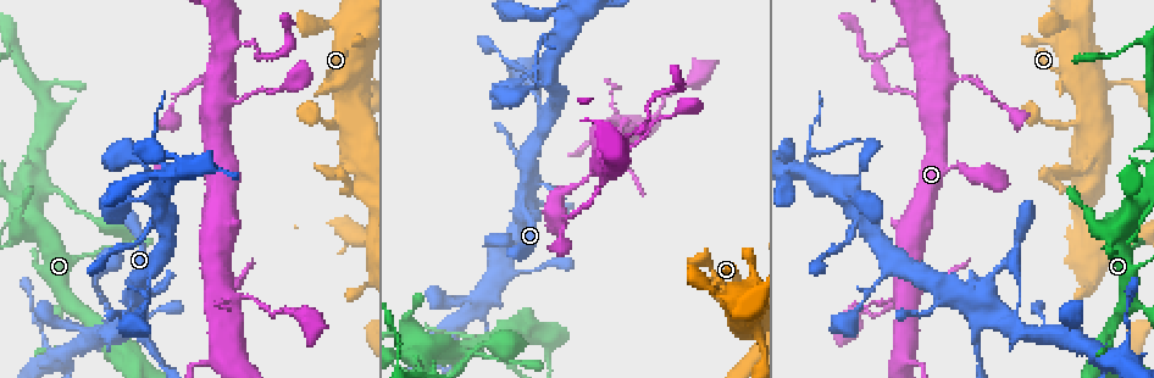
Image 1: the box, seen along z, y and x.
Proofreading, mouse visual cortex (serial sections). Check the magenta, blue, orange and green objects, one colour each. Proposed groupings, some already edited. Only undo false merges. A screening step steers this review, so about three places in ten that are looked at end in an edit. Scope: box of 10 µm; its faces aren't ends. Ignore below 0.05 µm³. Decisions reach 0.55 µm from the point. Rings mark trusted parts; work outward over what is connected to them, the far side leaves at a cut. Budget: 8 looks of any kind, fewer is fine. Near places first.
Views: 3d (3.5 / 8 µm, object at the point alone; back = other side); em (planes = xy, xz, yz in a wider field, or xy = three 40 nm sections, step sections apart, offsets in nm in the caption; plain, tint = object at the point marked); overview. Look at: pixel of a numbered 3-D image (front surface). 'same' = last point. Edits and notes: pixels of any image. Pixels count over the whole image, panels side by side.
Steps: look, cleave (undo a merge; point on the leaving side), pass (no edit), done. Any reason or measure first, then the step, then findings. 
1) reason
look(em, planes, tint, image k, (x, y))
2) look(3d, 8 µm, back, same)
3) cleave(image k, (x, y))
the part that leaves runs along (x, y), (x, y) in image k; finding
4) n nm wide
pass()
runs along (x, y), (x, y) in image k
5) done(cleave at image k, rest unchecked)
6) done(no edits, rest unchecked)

calibre changes
look(3d, 3.5 µm, back, image 1, (958, 80))

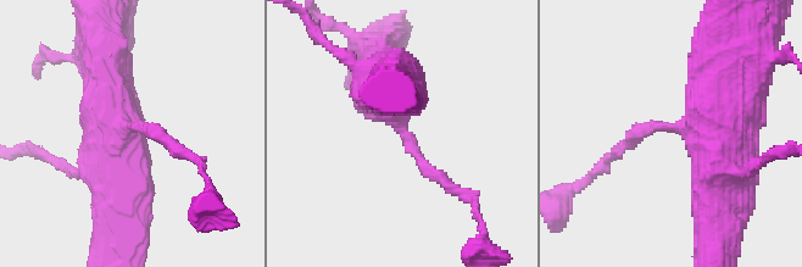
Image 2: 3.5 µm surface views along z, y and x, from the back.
look(em, xy, step 3, tint, image 2, (406, 130))

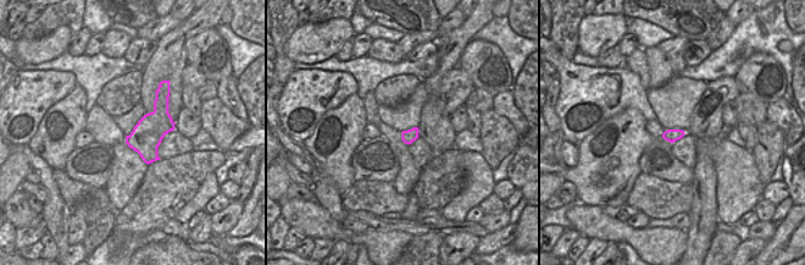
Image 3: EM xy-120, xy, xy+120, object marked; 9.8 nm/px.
arms of 200, 600 nm
pass()
continuous, no second cell

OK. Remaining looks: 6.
sudden change in width
look(3d, 3.5 µm, image 1, (898, 42))

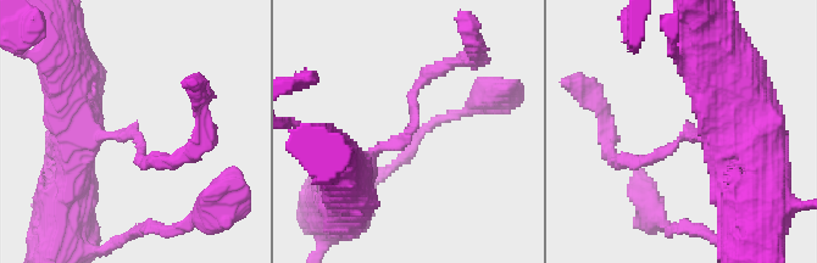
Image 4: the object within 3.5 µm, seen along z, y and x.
shape alone is not enough
look(em, xy, step 3, tint, image 4, (405, 133))

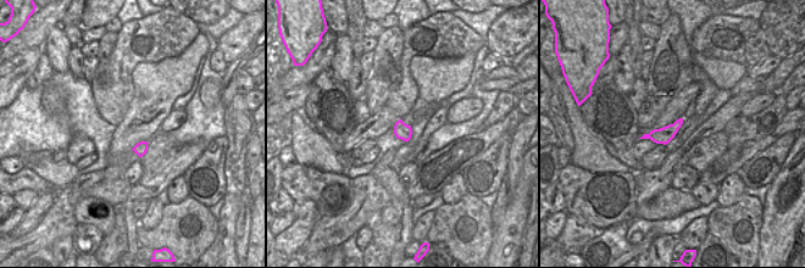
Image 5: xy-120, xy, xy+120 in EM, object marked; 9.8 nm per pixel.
pass()
runs along (345, 184), (412, 128), (412, 93), (434, 72) in image 4; one cell here

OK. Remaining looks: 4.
thin arm on a thick one
look(3d, 8 µm, back, image 1, (236, 298))

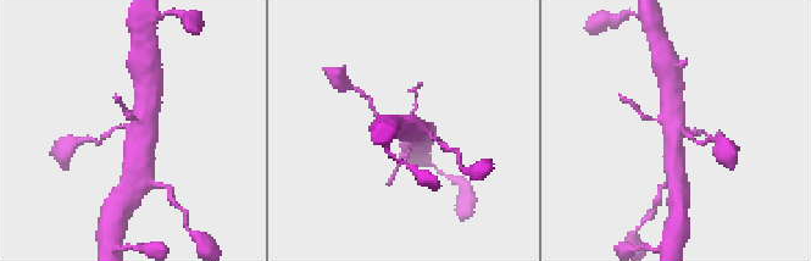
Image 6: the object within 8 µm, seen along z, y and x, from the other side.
look(3d, 3.5 µm, back, same)

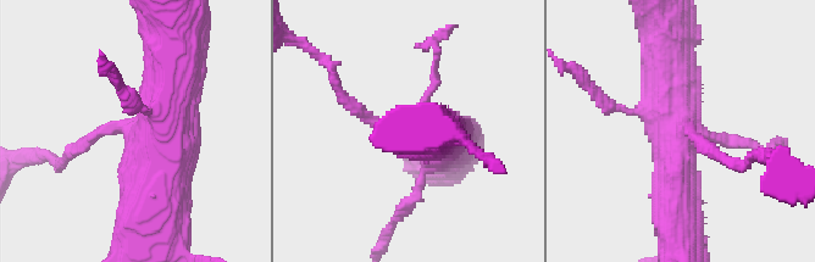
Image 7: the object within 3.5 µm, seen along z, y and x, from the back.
look(em, xy, step 1, tint, image 7, (684, 131))

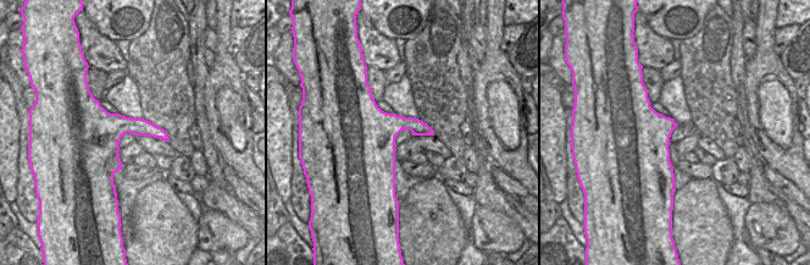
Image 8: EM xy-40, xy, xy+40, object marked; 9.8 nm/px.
pass()
runs along (175, 51), (156, 130), (160, 212) in image 7; one cell here

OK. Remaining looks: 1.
done(no edits, rest unchecked)

